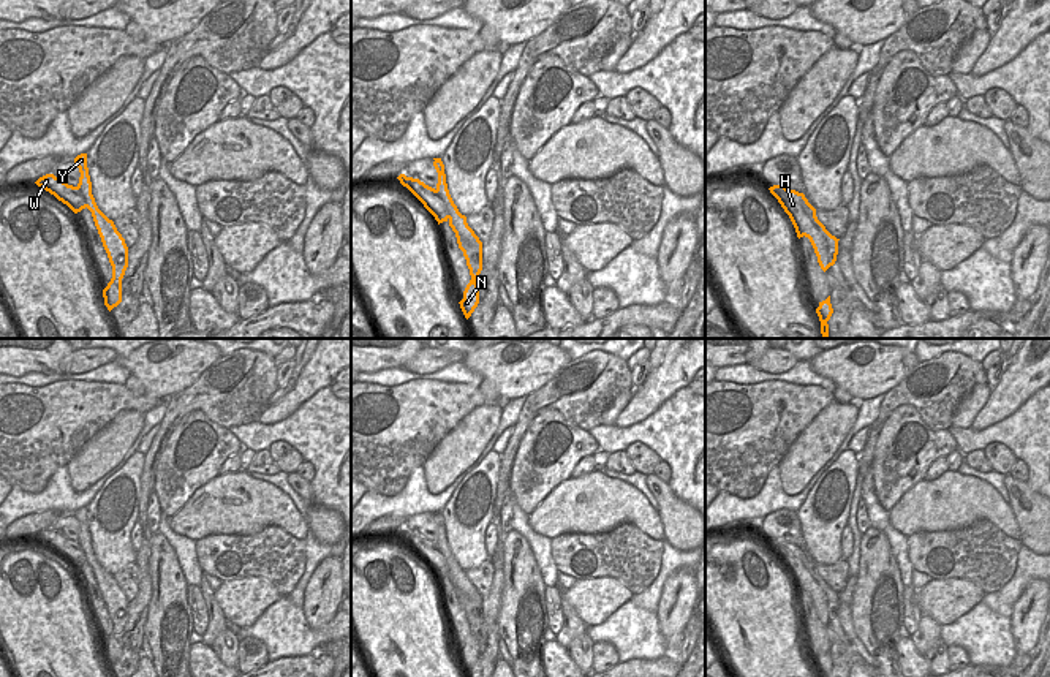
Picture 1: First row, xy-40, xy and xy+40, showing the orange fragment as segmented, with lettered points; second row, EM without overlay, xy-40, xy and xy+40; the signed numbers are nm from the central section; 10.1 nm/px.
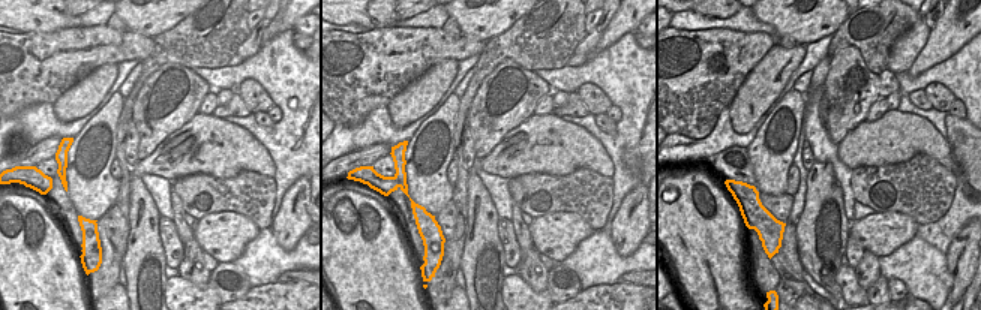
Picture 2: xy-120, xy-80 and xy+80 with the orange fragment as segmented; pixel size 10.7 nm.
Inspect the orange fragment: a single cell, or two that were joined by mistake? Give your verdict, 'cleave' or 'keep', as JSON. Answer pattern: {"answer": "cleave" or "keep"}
{"answer": "cleave"}

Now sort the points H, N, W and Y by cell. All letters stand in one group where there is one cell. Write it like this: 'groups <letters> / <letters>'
groups H W / N Y

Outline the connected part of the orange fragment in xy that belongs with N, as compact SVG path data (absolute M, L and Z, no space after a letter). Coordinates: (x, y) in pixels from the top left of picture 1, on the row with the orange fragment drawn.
M433 158L433 160L435 160L433 166L438 172L436 191L449 210L449 226L457 234L455 236L457 242L460 242L462 239L466 242L466 252L463 256L468 261L466 266L470 269L471 280L466 285L463 291L463 299L459 304L465 318L468 320L479 304L479 288L476 280L482 270L482 242L471 231L471 228L466 223L466 217L459 212L457 206L454 204L449 195L444 165L441 158Z

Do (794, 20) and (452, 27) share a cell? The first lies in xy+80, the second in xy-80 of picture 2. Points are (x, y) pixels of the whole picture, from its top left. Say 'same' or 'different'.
different

